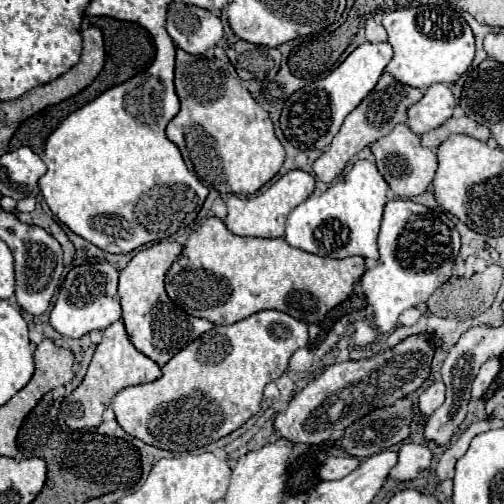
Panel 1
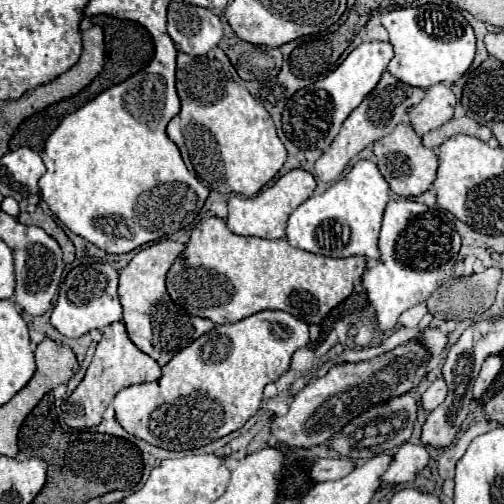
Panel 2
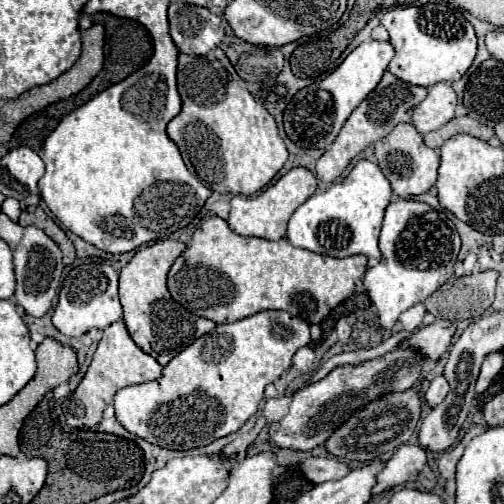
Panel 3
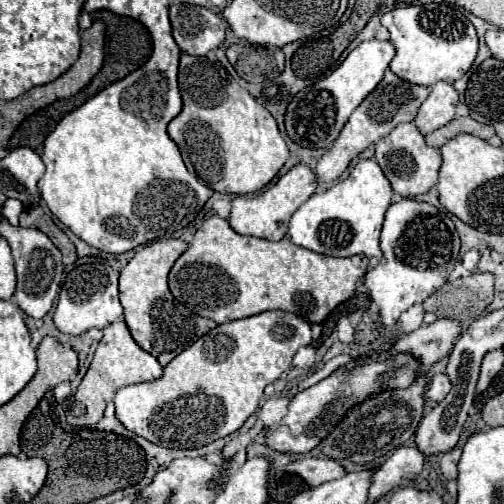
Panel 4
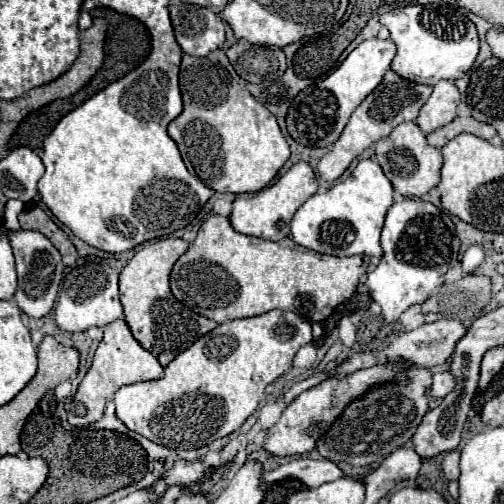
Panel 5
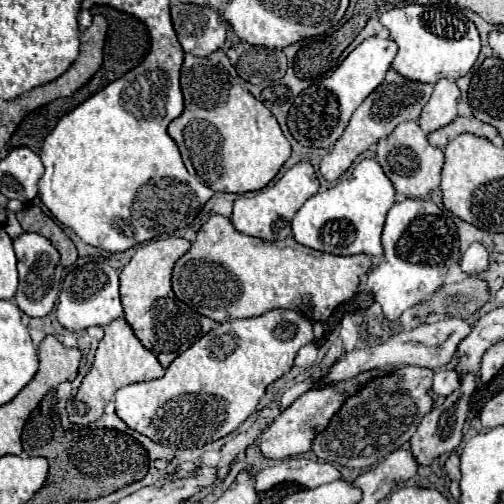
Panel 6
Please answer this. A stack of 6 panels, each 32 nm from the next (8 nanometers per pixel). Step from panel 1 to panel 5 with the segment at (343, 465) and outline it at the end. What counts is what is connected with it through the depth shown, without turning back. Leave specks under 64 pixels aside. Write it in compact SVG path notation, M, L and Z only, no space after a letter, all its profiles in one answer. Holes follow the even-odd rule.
M296 458L286 464L282 464L276 470L264 472L264 484L272 484L282 478L298 478L308 488L318 488L324 482L332 482L344 476L344 472L338 468L338 464L330 460L314 460L314 458Z

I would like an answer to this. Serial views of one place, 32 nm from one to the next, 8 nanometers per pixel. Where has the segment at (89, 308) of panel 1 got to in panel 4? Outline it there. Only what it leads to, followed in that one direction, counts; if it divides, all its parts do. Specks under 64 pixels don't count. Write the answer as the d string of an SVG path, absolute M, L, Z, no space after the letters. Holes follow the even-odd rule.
M102 262L82 264L70 270L60 288L58 306L54 310L56 328L68 336L78 336L90 328L104 328L116 320L122 320L122 304L118 300L118 272Z

